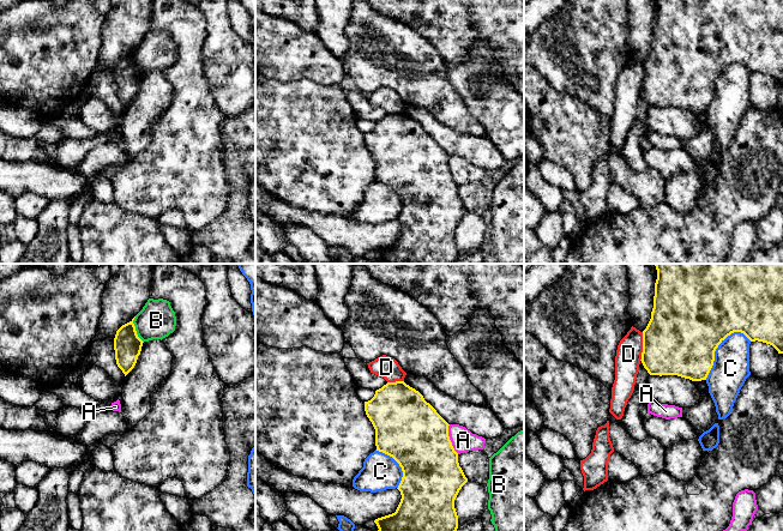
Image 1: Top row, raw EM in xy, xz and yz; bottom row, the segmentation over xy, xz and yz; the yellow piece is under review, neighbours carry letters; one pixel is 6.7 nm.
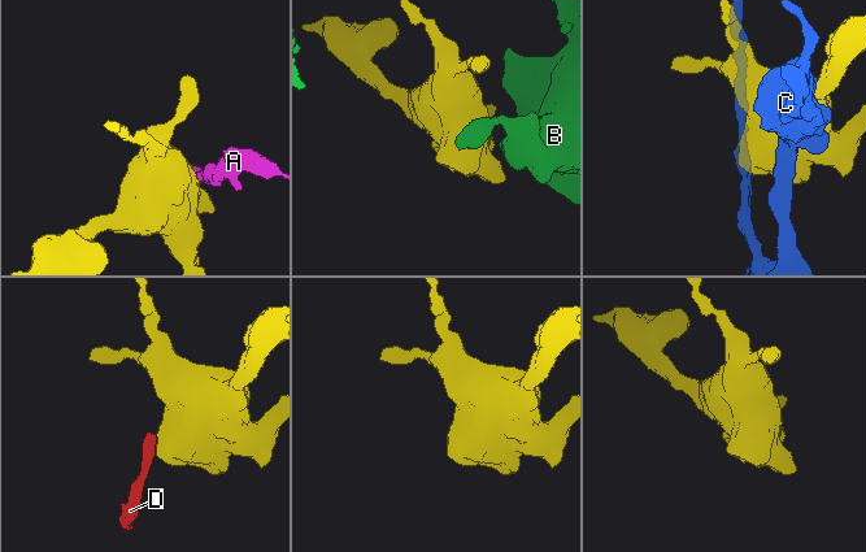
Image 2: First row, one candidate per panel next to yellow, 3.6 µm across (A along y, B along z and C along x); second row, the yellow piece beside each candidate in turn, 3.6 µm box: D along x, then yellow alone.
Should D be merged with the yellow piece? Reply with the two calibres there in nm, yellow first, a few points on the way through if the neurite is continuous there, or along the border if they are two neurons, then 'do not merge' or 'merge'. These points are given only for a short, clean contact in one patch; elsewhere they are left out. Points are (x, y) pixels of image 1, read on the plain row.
480/170 nm | along yz (643, 64), (643, 83), (639, 91) | do not merge

